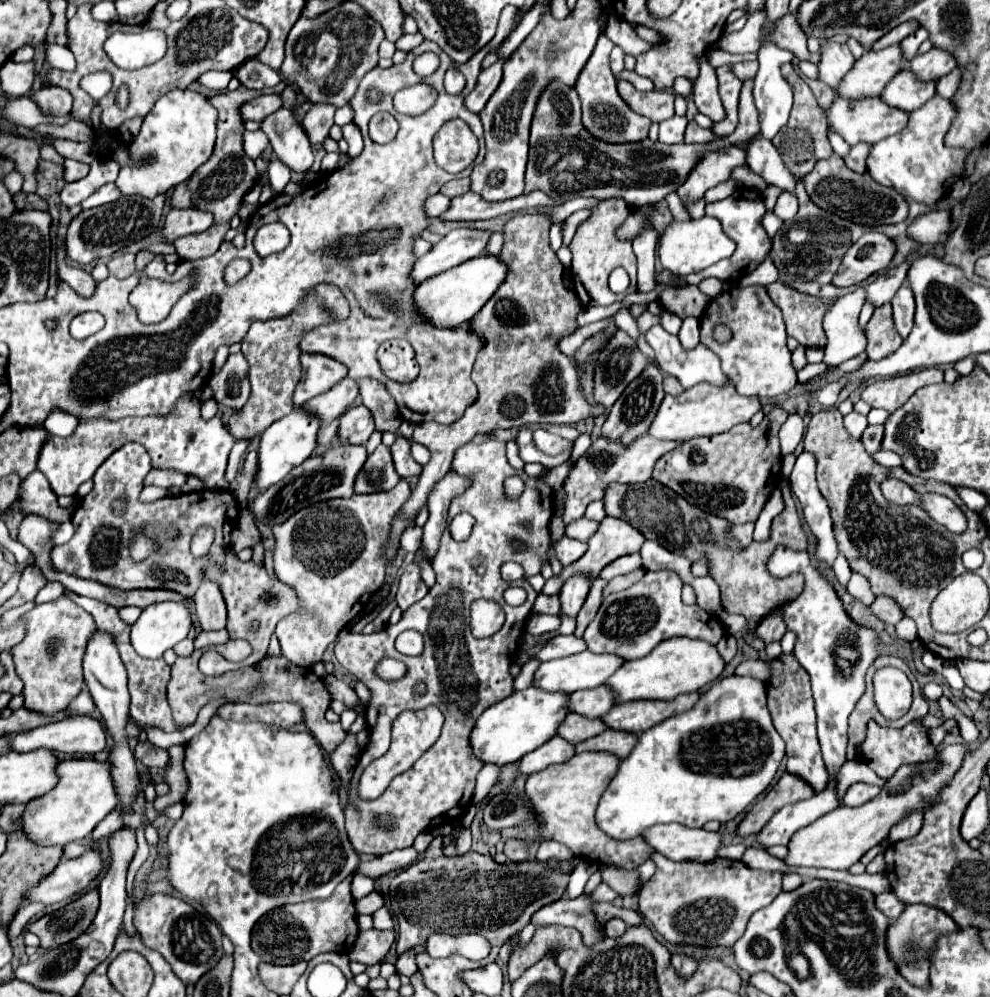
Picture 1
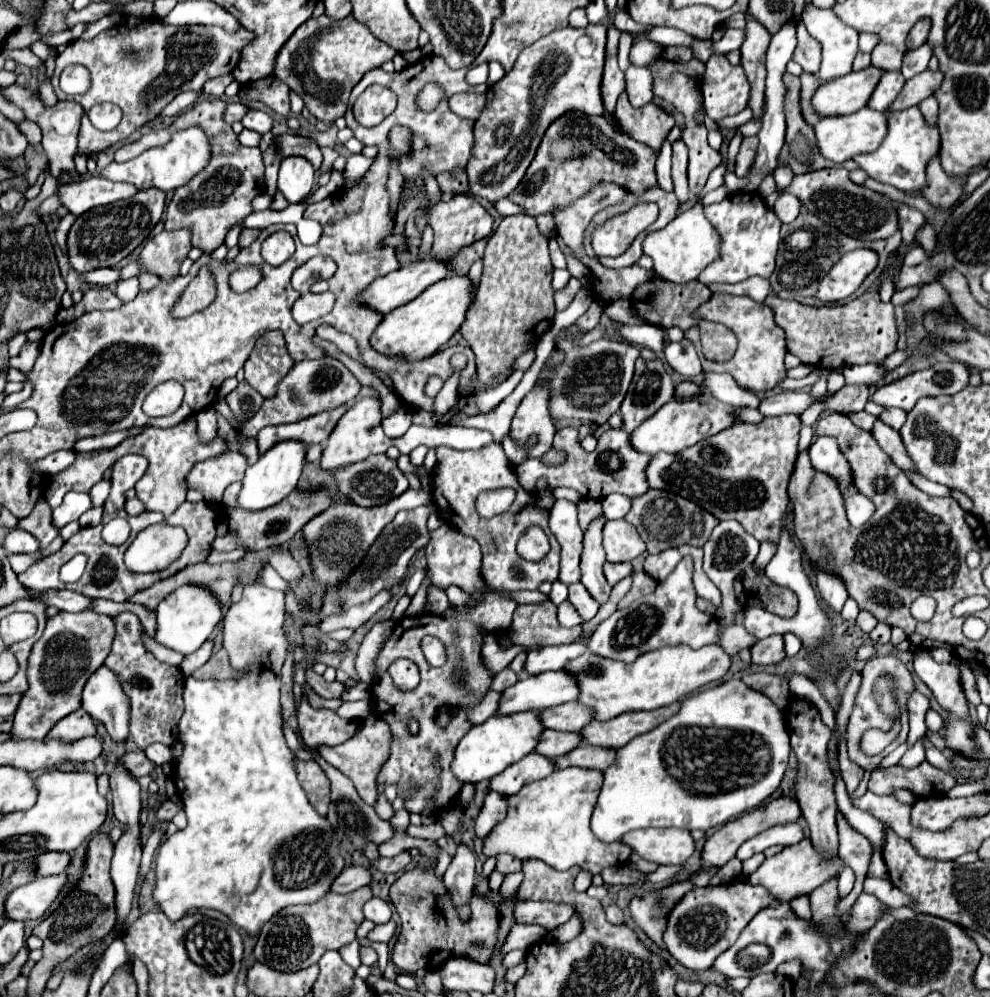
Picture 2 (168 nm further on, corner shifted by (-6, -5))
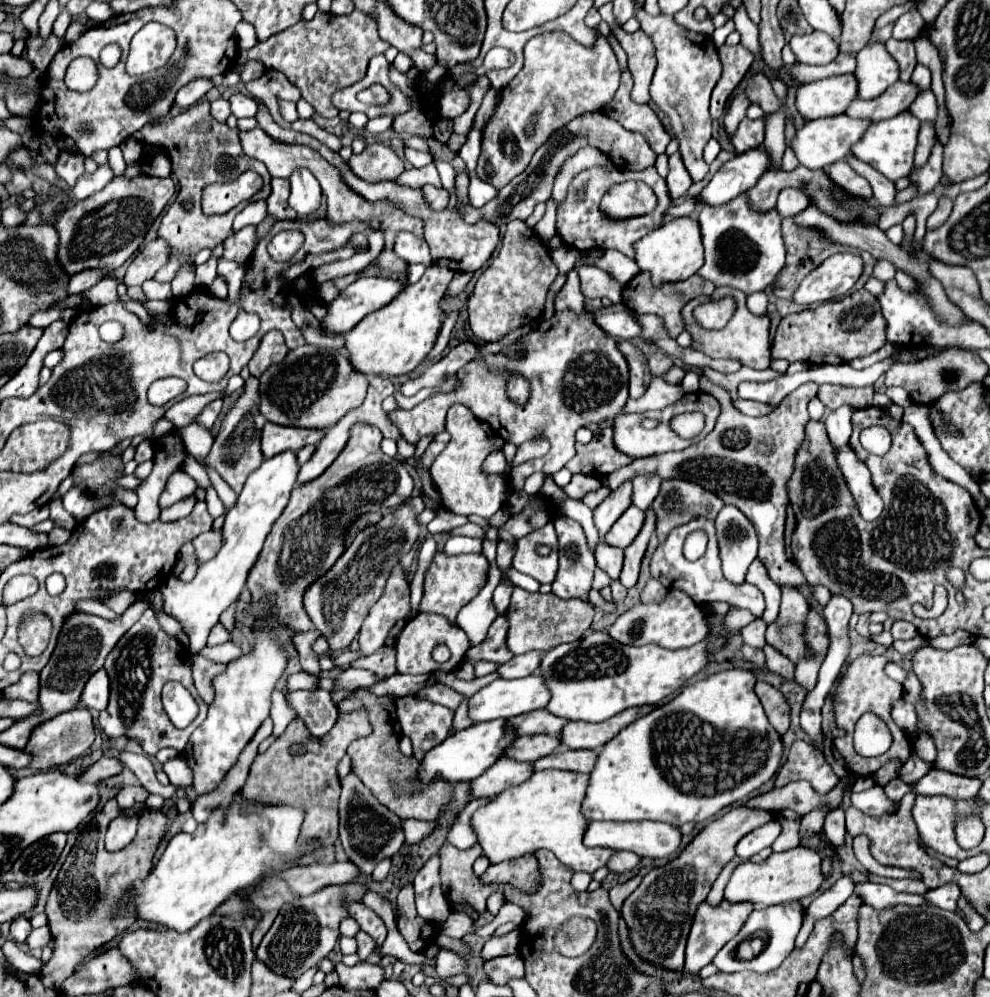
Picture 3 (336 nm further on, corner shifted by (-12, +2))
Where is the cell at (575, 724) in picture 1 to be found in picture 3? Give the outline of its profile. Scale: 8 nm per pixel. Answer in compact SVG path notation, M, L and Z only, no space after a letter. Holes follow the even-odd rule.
M532 735L516 739L510 747L504 749L502 757L522 761L522 763L534 763L536 759L542 759L558 749L558 737L552 735Z

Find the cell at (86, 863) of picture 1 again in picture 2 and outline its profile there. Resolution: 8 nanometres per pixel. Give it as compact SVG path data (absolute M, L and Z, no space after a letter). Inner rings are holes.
M56 874L56 876L42 876L34 882L28 882L20 888L16 888L6 902L6 918L12 920L36 920L42 918L44 912L54 904L54 900L60 894L60 888L64 886L68 874Z

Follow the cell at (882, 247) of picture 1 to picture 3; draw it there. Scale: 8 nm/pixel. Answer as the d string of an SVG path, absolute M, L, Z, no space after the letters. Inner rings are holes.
M850 253L832 255L802 279L802 283L792 295L792 301L800 305L810 305L846 295L860 275L862 259L858 255Z

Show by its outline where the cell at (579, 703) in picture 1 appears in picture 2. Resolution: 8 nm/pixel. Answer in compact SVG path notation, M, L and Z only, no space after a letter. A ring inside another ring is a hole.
M566 702L548 710L540 712L540 718L546 728L552 730L566 730L566 732L580 732L594 720L592 708L582 706L582 702Z

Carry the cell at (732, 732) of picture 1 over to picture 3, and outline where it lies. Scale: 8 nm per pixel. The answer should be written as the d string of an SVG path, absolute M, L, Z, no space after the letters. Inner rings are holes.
M726 669L686 685L678 697L630 723L598 749L596 765L590 773L588 791L582 803L582 815L592 821L652 819L680 827L688 821L708 821L724 807L742 803L744 797L774 777L782 759L782 739L770 725L762 703L754 693L754 685L756 675L752 671Z

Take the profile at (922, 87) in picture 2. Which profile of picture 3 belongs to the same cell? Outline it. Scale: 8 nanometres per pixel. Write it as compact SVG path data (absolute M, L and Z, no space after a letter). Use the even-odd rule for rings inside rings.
M896 81L890 89L886 89L876 99L870 99L870 101L854 99L846 109L846 115L854 119L870 119L872 123L878 123L906 111L916 95L918 95L918 89L912 87L912 83Z

